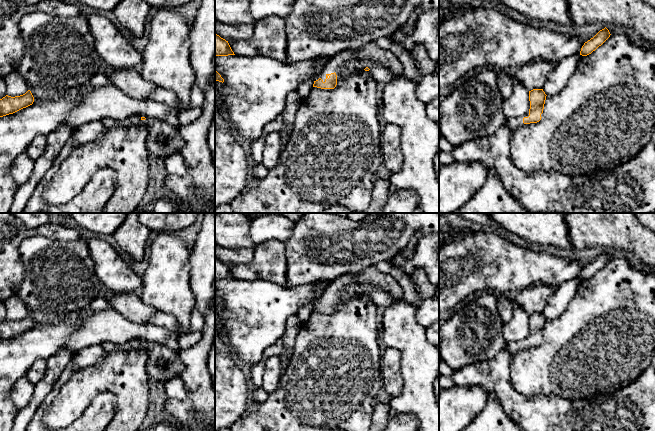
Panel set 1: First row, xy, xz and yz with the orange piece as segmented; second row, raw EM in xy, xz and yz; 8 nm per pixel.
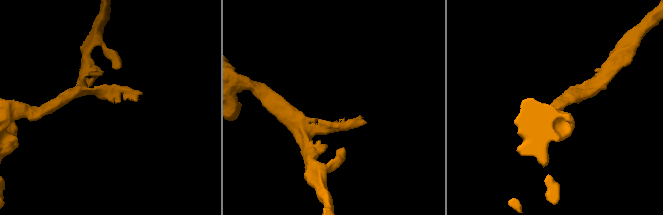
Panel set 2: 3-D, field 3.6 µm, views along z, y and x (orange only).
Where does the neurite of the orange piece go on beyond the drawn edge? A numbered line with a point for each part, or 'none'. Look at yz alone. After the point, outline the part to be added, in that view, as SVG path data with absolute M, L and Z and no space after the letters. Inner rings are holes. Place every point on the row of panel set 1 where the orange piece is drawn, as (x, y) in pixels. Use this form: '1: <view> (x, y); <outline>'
1: yz (514, 123); M529 111L524 116L519 116L517 118L512 118L512 119L507 119L505 124L510 129L512 129L514 131L517 128L526 125L526 124L523 123L523 118L528 117L528 116L529 116Z

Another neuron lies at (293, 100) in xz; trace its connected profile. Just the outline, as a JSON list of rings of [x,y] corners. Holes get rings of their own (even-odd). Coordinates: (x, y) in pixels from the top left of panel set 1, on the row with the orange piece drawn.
[[[295,91],[288,93],[286,96],[286,106],[282,112],[284,128],[280,131],[282,139],[282,151],[289,140],[289,136],[294,126],[296,113],[299,109],[301,101],[302,97]]]

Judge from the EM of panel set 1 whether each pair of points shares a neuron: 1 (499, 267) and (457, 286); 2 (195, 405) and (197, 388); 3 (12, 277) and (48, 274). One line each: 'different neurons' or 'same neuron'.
1: same neuron
2: same neuron
3: different neurons

